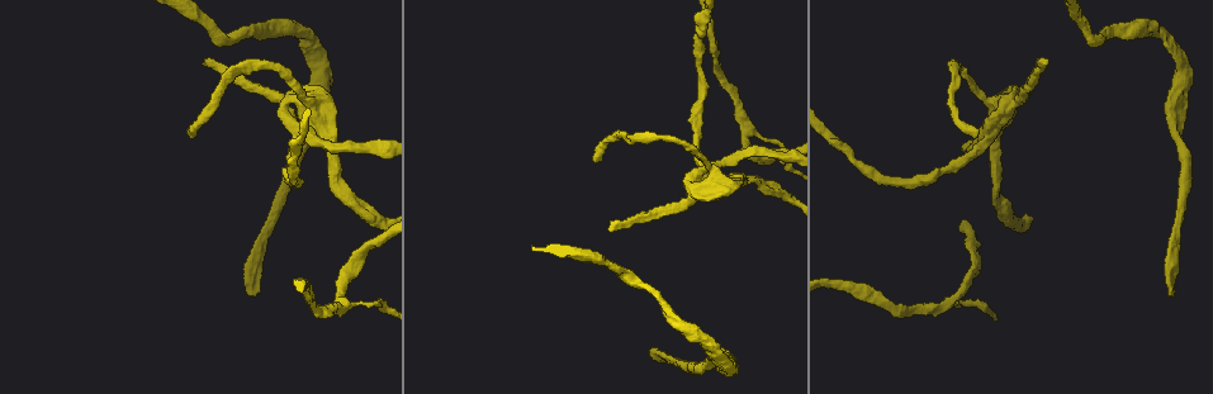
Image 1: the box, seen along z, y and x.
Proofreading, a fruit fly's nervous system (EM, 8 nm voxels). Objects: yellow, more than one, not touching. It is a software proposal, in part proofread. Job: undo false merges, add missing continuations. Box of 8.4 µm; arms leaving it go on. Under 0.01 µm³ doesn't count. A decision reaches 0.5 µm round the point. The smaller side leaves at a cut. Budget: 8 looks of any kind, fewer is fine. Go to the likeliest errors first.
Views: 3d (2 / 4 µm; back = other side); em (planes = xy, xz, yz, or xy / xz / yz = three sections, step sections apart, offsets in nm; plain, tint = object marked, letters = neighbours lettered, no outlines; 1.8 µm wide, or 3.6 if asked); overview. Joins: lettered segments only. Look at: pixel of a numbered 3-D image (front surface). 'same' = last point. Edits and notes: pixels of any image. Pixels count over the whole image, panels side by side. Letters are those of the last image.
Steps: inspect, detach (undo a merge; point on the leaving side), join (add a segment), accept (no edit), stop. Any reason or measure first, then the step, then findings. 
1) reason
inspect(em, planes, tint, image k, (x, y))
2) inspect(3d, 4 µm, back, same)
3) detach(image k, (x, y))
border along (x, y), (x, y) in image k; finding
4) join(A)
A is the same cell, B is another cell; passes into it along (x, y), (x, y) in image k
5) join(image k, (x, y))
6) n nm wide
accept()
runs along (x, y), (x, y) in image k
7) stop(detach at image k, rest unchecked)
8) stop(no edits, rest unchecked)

long arm stops here
inspect(3d, 4 µm, image 1, (257, 292))

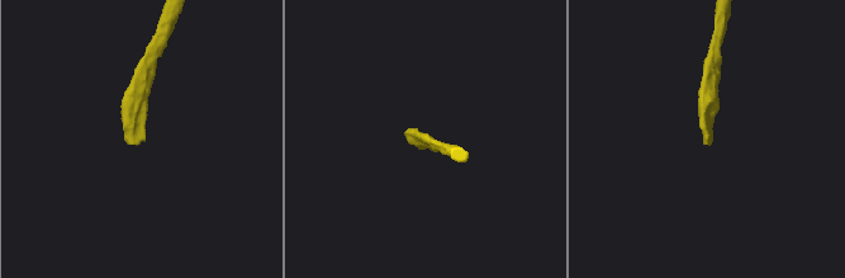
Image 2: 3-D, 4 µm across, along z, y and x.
inspect(em, planes, letters, image 2, (709, 142))

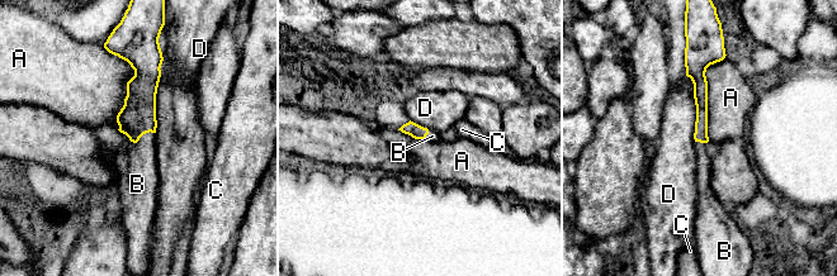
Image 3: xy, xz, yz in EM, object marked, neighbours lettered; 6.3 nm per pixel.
90 nm wide; A touches over 550 nm
join(image 3, (136, 165))
B is the same cell, A, C and D are other cells; the neuron continues

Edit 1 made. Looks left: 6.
free end
inspect(em, xz, step 8, tint, image 1, (1046, 63))

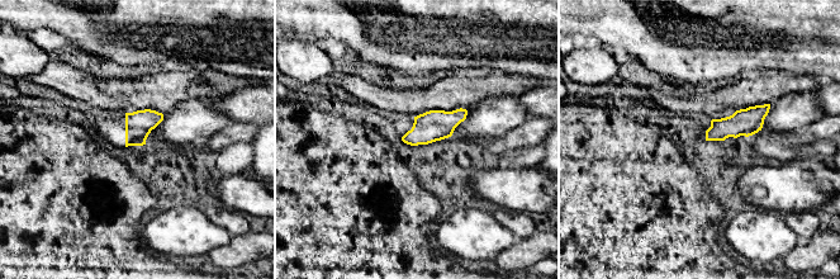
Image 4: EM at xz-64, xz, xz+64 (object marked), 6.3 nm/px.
inspect(em, planes, letters, same)

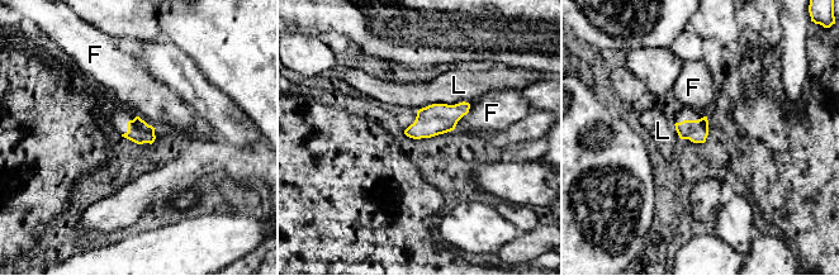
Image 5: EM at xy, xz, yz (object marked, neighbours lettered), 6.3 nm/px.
accept()
F and L are other cells; none of them fits

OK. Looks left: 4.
an open end
inspect(em, xy, step 8, tint, image 1, (188, 131))

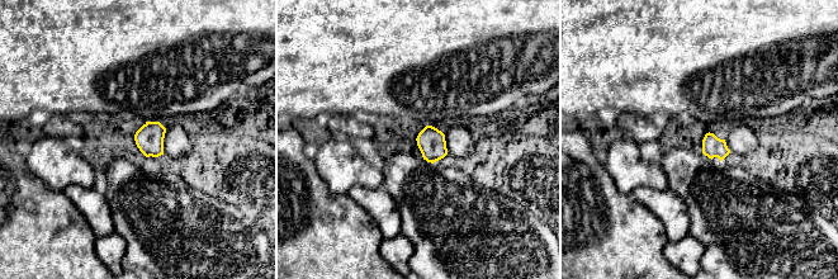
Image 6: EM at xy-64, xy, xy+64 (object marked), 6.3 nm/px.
cut it another way
inspect(em, planes, tint, same)

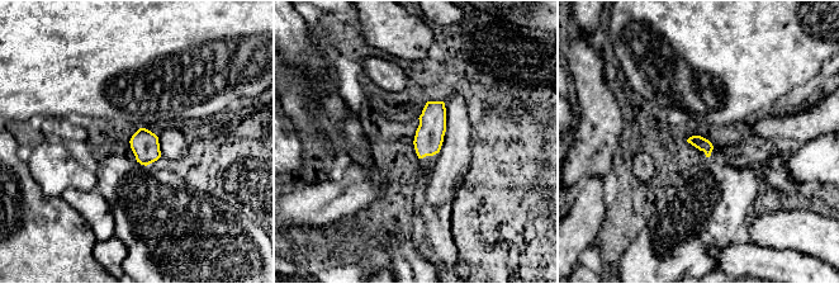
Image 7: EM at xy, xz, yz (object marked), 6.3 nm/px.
inspect(em, planes, letters, same)

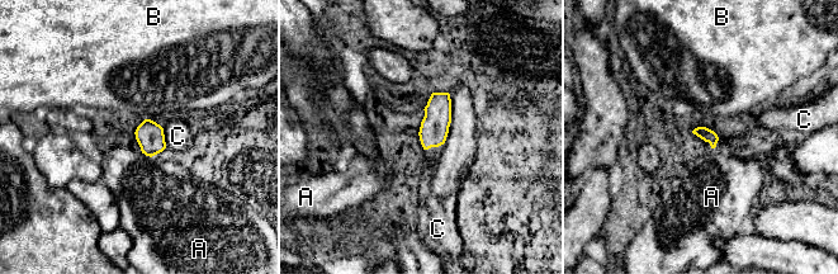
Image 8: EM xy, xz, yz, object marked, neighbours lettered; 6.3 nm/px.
accept()
A, B and C are other cells; border along (141, 152), (151, 157) in image 8; none of them fits

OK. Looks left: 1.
stop(join at image 3, rest unchecked)

